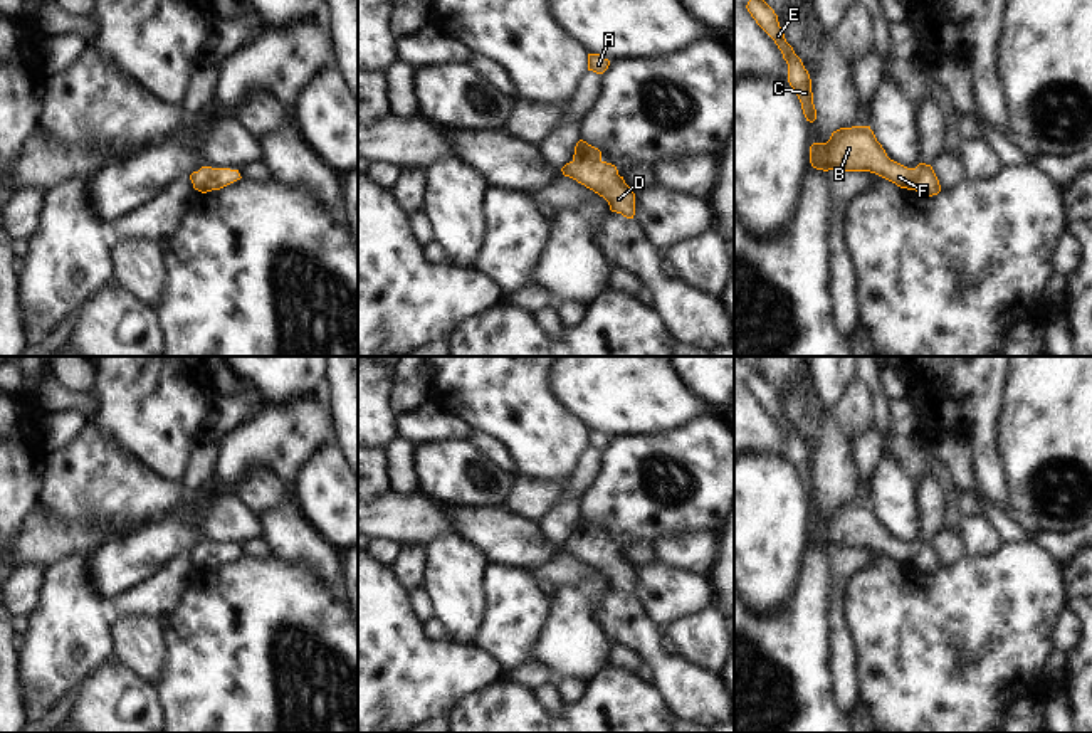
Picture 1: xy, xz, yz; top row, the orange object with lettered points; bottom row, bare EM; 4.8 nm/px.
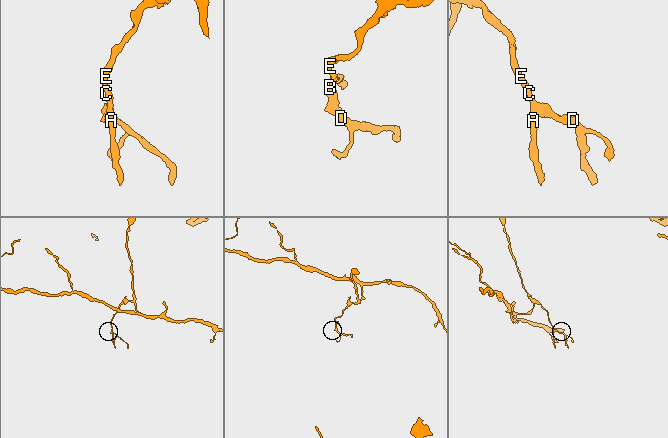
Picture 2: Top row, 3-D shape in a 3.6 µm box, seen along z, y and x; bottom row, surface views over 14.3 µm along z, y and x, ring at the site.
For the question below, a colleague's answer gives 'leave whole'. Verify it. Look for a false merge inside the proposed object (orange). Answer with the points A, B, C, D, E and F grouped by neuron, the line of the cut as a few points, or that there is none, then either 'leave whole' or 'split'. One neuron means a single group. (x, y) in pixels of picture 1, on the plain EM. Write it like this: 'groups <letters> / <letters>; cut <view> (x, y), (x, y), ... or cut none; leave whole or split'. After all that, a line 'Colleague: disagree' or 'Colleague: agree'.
groups A B C D E F; cut none; leave whole
Colleague: agree

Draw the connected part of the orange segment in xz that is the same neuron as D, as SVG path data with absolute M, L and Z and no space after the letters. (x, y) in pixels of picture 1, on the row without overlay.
M580 516L570 540L561 545L564 553L576 556L586 565L603 573L612 588L627 595L635 592L635 570L618 551L615 541L601 536L601 528Z

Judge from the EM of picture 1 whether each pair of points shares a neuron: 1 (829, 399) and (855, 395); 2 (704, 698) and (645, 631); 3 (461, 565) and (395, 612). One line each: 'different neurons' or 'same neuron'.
1: different neurons
2: same neuron
3: different neurons

